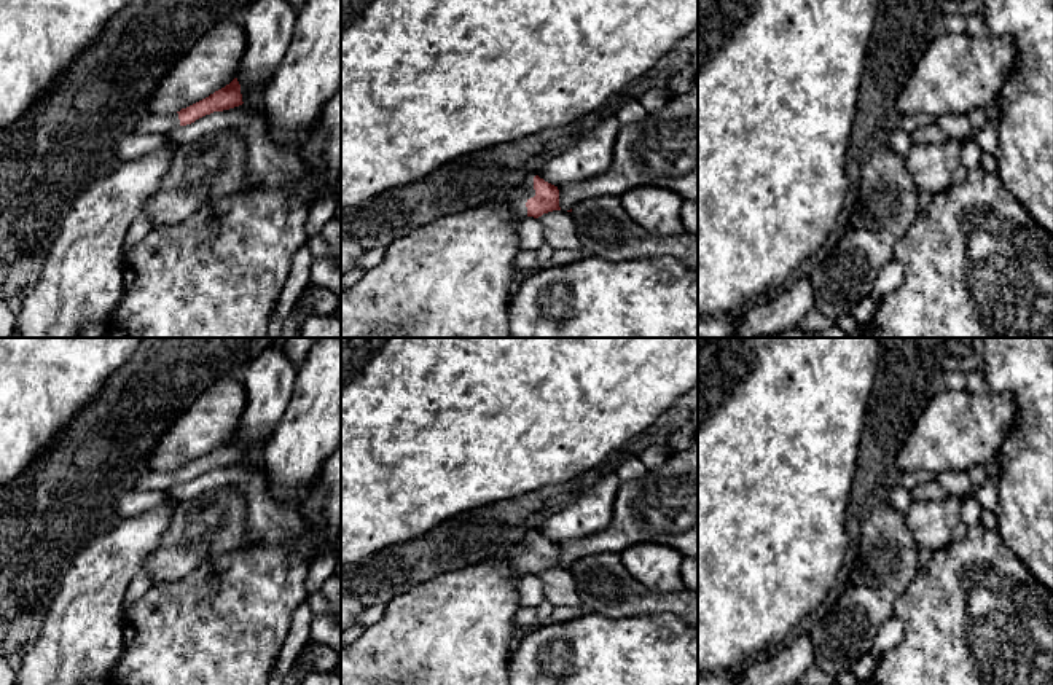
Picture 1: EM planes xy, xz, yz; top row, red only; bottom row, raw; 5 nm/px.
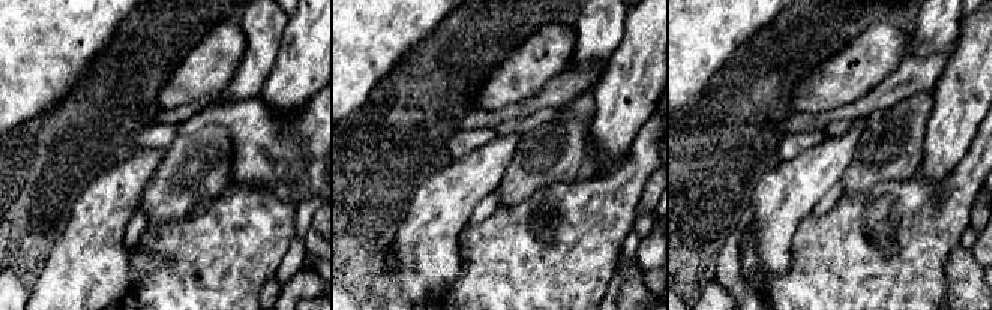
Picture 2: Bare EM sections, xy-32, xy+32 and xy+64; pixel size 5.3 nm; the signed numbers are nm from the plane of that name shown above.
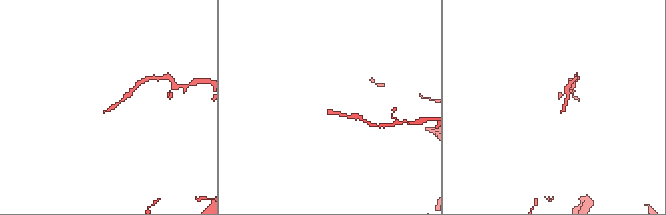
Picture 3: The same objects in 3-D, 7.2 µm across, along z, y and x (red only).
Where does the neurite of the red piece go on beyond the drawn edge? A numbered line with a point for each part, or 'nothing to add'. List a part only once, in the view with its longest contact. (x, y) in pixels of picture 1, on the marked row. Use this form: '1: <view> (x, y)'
1: xz (516, 198)

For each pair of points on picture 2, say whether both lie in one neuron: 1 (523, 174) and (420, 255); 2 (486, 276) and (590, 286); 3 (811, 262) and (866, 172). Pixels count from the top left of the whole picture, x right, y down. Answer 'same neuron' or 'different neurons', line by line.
1: different neurons
2: same neuron
3: different neurons

